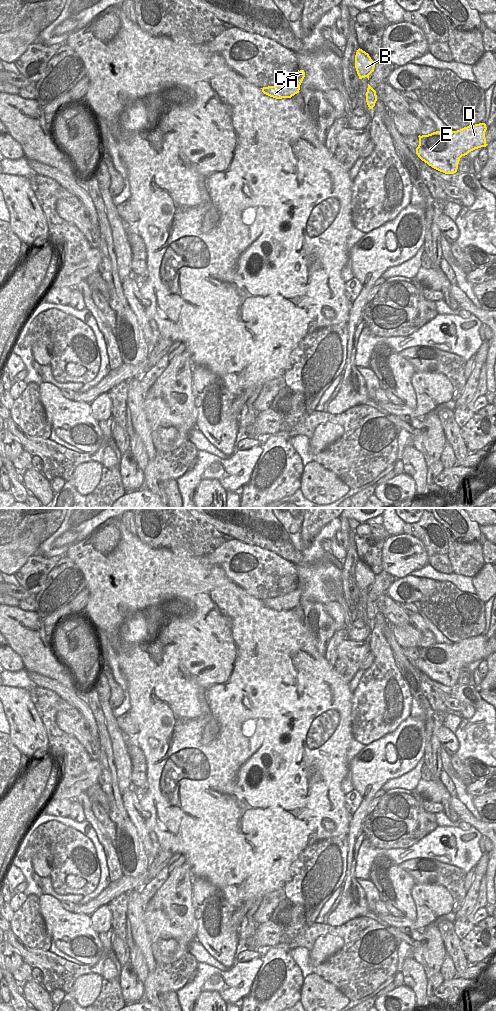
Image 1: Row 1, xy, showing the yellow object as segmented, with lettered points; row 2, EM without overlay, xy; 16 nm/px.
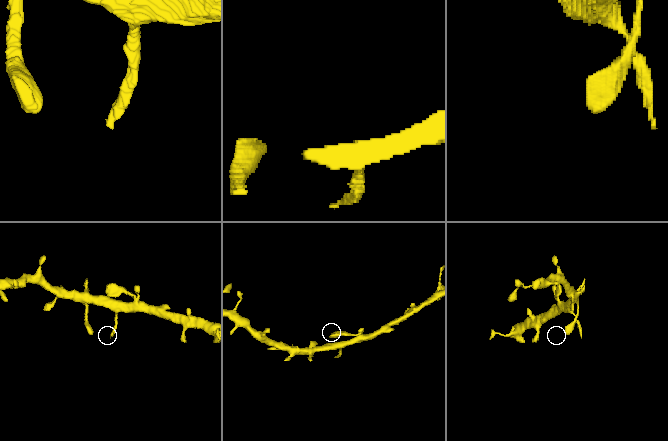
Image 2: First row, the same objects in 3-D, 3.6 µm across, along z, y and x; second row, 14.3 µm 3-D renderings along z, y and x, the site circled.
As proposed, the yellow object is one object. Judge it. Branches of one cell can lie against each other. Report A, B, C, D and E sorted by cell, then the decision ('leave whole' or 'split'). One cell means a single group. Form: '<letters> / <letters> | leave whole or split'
A B C D E | leave whole

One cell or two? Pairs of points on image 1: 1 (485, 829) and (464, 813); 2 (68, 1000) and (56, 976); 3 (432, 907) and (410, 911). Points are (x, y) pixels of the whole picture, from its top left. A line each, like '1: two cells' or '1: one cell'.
1: one cell
2: two cells
3: two cells

